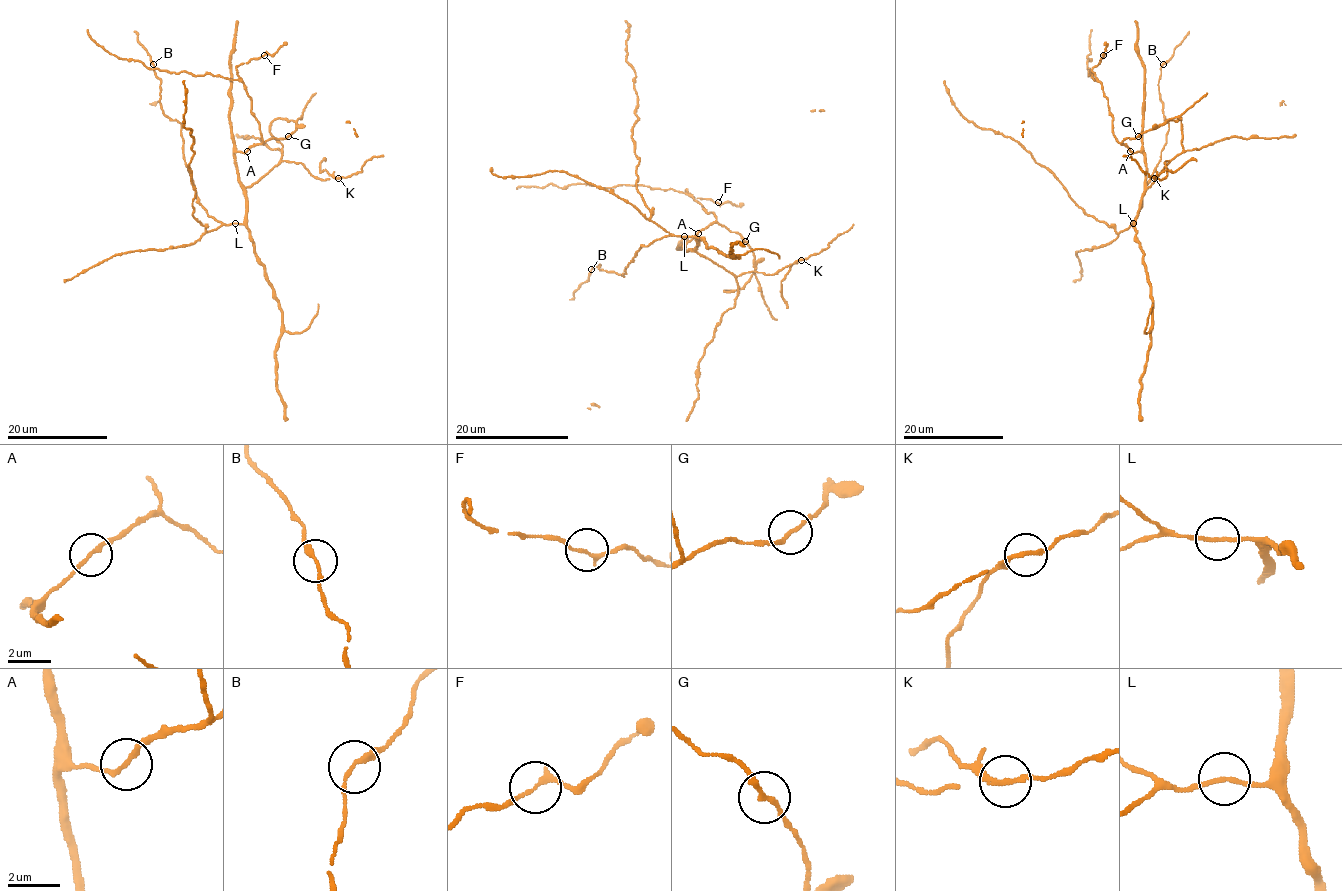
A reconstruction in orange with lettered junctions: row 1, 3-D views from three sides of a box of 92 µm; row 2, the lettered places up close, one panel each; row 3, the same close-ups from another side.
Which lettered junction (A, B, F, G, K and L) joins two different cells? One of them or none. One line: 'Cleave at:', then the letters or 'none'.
Cleave at: K

